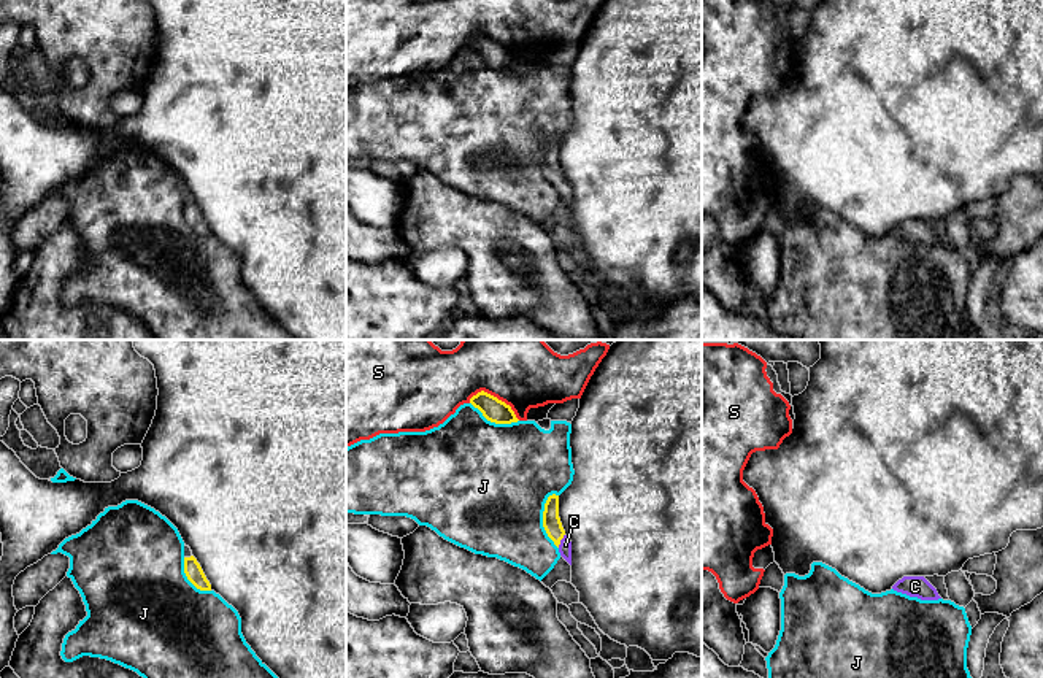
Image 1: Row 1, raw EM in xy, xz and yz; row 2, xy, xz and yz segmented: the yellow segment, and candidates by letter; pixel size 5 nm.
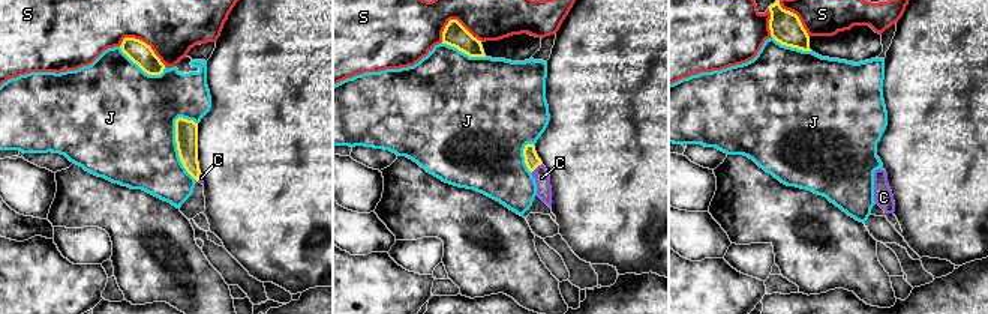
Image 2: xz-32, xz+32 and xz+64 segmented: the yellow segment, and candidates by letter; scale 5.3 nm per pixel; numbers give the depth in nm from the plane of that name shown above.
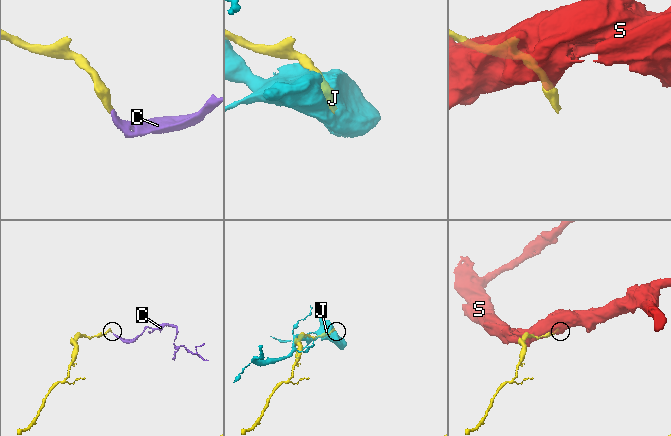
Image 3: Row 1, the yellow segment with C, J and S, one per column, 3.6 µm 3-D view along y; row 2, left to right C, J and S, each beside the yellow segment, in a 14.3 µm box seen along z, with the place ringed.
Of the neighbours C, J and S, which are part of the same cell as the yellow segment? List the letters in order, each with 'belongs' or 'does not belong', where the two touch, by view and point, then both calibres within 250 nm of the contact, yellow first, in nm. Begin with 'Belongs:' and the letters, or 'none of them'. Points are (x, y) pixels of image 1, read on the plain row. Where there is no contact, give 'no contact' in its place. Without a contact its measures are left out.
Belongs: C
C: belongs | xz (561, 183) | 90/60 nm
J: does not belong | xz (543, 165) | 90/480 nm
S: does not belong | xz (496, 42) | 120/280 nm

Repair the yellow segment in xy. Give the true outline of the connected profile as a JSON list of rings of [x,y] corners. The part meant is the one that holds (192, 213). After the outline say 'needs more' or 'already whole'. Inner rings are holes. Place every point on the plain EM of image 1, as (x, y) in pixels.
[[[194,200],[184,202],[184,218],[187,224],[200,235],[211,235],[211,229],[206,224],[200,208]]]; already whole

